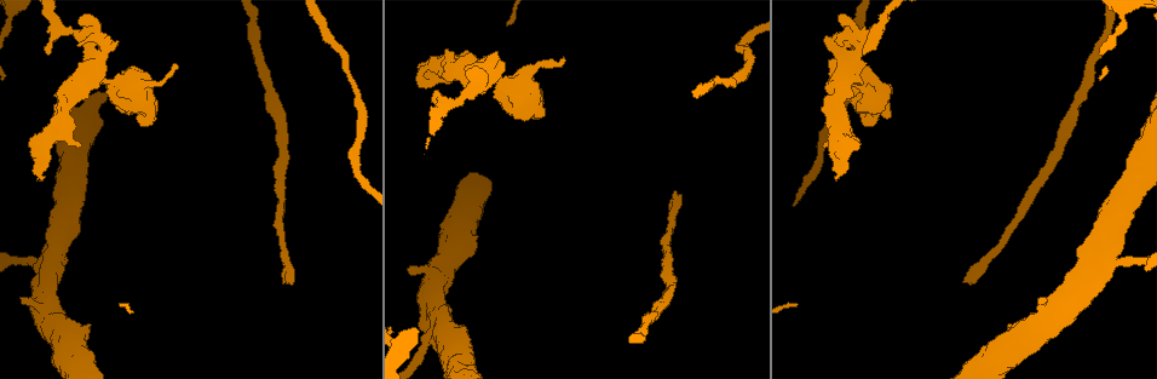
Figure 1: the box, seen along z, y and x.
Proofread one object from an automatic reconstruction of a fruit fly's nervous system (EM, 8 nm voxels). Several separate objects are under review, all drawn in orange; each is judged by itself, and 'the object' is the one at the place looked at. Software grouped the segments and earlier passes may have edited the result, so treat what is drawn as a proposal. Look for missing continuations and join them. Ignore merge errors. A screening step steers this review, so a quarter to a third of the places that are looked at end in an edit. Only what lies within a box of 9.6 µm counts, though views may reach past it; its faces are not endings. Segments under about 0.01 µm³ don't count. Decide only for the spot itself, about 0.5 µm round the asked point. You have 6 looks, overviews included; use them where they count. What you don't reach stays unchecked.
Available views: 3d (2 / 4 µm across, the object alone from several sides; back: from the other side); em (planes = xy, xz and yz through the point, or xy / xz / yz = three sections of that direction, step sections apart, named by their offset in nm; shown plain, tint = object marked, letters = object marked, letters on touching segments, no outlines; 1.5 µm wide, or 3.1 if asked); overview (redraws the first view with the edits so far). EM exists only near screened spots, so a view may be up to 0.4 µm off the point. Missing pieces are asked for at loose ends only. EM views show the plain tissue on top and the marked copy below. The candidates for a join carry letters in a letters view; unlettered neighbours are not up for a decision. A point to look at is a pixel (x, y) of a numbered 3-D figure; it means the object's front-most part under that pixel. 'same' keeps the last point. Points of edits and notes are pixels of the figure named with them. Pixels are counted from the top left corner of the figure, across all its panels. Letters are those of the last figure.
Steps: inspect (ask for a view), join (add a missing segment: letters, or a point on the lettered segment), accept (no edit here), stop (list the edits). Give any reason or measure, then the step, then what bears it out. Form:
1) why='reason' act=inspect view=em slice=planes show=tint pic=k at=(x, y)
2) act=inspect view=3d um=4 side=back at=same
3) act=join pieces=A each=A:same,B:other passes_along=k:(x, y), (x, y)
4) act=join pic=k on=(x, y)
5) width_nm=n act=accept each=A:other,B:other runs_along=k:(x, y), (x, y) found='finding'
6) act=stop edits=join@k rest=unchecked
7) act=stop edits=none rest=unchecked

why='thick end' act=inspect view=em slice=planes show=letters pic=1 at=(541, 117)

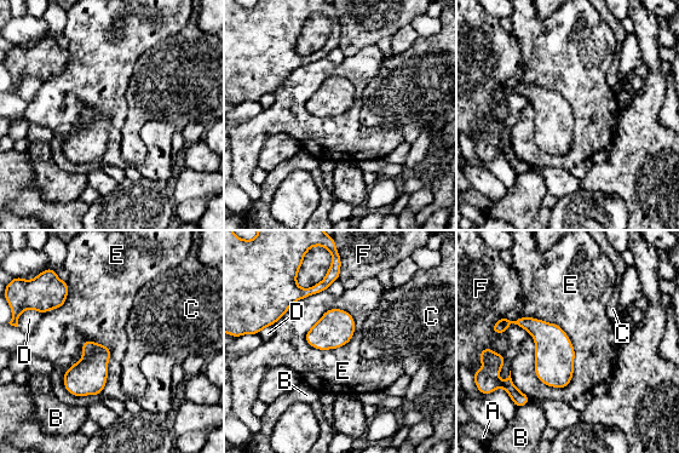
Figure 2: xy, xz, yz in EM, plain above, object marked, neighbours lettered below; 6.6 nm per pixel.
act=accept each=A:other,B:other,C:other,D:other,E:other,F:other border=2:(521, 316), (567, 334), (565, 388) found='no lettered segment goes on from it'

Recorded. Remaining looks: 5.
why='free end' act=inspect view=em slice=planes show=letters pic=1 at=(561, 60)

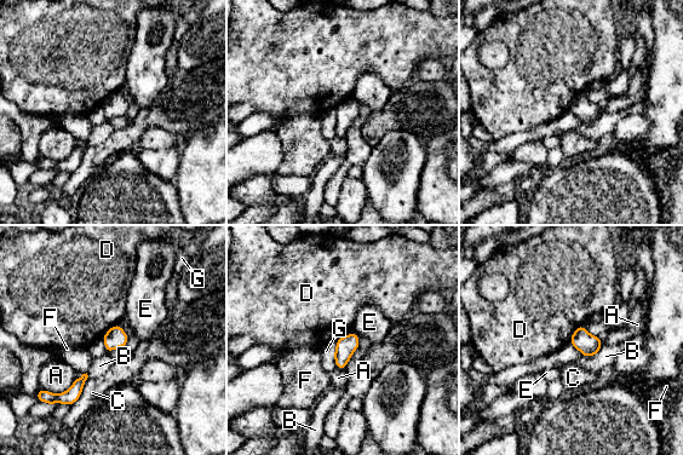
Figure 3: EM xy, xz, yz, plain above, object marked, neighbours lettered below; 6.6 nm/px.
act=accept each=A:other,B:other,C:other,D:other,E:other,F:other,G:other border=3:(583, 323), (575, 329), (568, 341) found='none of them fits'

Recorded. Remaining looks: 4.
why='an open end' act=inspect view=em slice=yz step=8 show=tint pic=1 at=(19, 298)

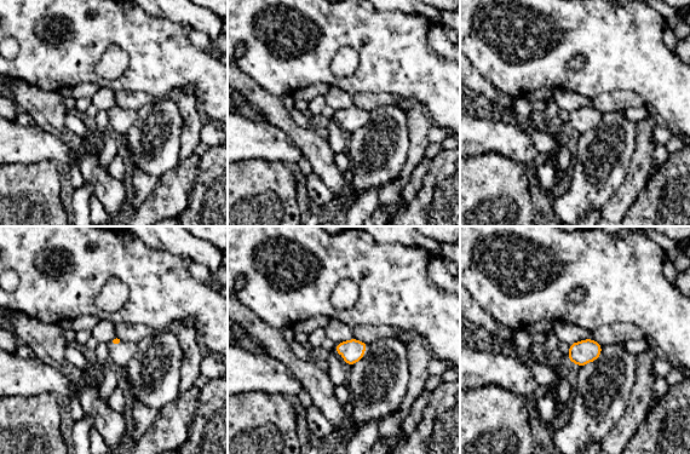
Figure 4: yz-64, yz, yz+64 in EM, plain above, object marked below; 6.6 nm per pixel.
why='another direction' act=inspect view=em slice=planes show=letters at=same

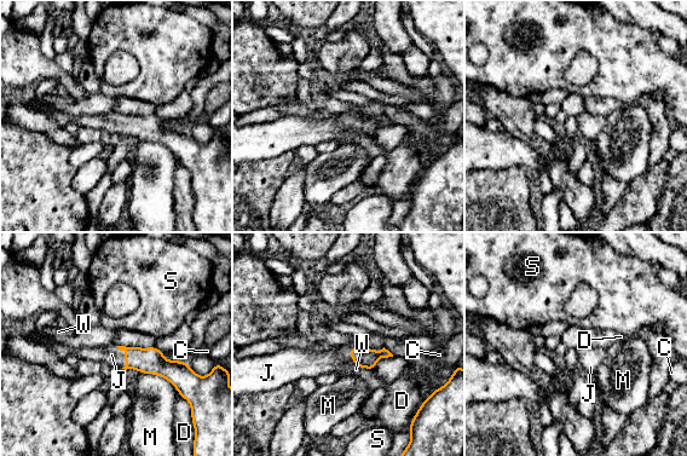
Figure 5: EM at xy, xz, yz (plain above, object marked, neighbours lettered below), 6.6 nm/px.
longest_contact=M:300nm act=join pic=5 on=(111, 355) each=C:other,D:other,J:same,M:other,S:other,W:other found='it goes on there'

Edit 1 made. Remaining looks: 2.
act=stop edits=join@5 rest=unchecked

